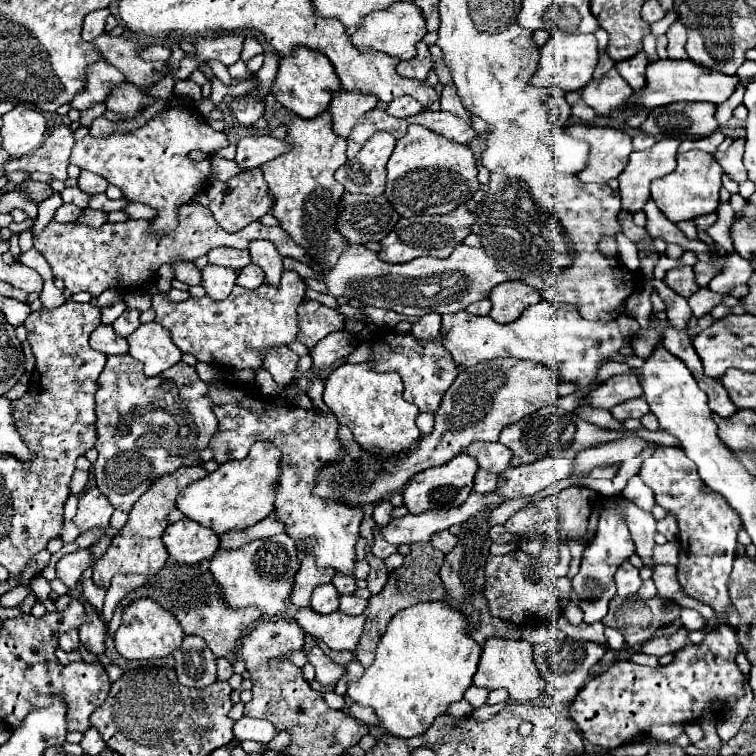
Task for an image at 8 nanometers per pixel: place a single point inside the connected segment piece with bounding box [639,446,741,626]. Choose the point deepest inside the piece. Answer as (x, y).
(708, 526)

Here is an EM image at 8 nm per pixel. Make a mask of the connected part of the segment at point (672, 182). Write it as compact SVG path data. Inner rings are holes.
M689 150L677 154L677 168L671 174L657 178L651 184L651 198L671 222L693 220L717 210L721 176L723 176L723 168L717 164L713 154L707 154L703 150Z

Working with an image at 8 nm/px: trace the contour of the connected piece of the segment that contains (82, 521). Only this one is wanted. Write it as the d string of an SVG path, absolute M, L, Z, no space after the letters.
M89 488L79 498L79 508L73 522L81 532L87 532L93 528L107 528L111 514L113 514L113 508L109 500L105 500L105 496L97 488Z

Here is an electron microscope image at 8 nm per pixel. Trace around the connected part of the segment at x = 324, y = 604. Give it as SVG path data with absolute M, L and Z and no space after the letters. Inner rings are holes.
M321 584L315 588L311 598L311 608L319 614L331 614L339 608L339 592L333 584Z

